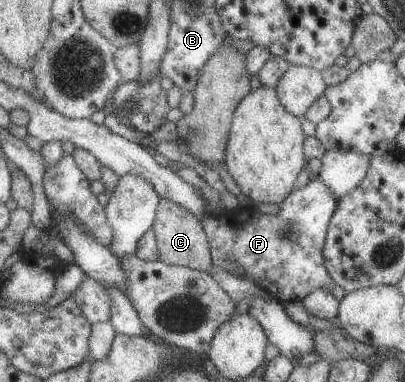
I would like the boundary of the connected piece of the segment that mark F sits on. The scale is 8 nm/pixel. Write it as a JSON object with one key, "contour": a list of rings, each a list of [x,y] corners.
{"contour":[[[310,179],[310,182],[301,189],[295,189],[285,199],[277,214],[263,214],[254,205],[243,202],[236,209],[220,215],[208,214],[204,217],[204,229],[211,239],[211,250],[216,266],[228,272],[236,268],[246,271],[246,279],[254,281],[267,291],[269,297],[278,297],[285,303],[306,299],[317,289],[334,291],[337,283],[328,271],[325,259],[325,247],[332,218],[339,206],[339,200],[332,193],[331,187],[322,179]]]}

